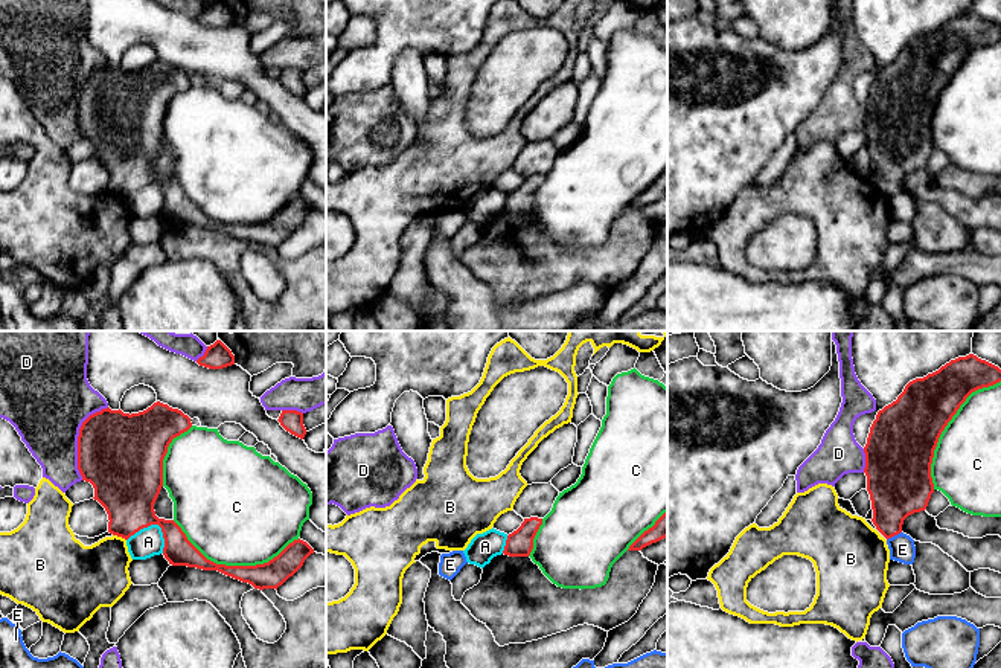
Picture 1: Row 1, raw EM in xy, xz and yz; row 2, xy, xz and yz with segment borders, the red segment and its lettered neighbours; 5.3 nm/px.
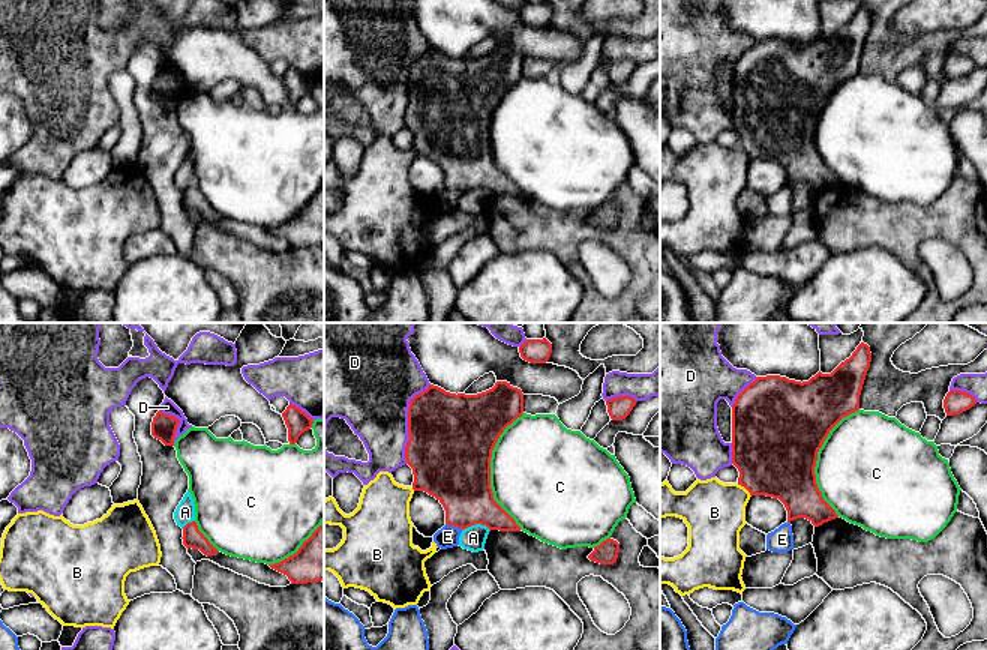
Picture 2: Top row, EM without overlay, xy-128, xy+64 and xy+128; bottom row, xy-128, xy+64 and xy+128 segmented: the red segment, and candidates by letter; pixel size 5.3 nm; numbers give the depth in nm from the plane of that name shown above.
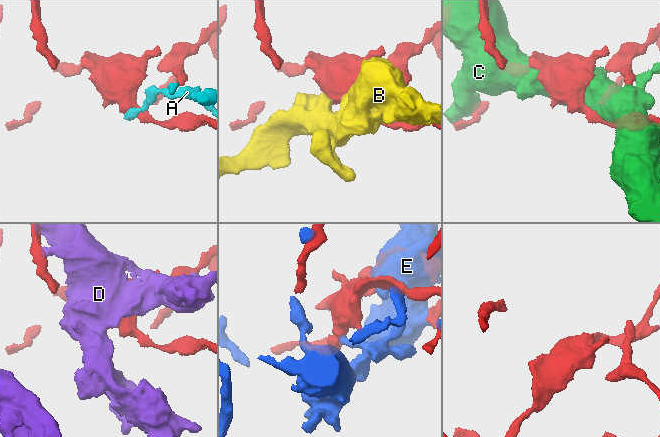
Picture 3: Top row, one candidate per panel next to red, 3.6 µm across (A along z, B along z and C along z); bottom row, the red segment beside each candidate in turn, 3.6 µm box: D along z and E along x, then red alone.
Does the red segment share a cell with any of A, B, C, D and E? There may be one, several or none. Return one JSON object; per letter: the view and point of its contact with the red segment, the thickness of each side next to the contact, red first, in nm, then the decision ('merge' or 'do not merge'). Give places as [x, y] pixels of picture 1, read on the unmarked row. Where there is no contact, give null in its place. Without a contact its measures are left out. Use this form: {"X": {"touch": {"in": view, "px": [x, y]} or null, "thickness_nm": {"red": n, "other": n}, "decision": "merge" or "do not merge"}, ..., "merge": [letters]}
{"A": {"touch": {"in": "xy", "px": [153, 182]}, "thickness_nm": {"red": 360, "other": 160}, "decision": "do not merge"}, "B": {"touch": {"in": "xy", "px": [119, 194]}, "thickness_nm": {"red": 300, "other": 320}, "decision": "do not merge"}, "C": {"touch": {"in": "xy", "px": [235, 224]}, "thickness_nm": {"red": 140, "other": 500}, "decision": "do not merge"}, "D": {"touch": {"in": "xy", "px": [78, 98]}, "thickness_nm": {"red": 440, "other": 420}, "decision": "do not merge"}, "E": {"touch": {"in": "yz", "px": [893, 194]}, "thickness_nm": {"red": 300, "other": 140}, "decision": "do not merge"}, "merge": []}

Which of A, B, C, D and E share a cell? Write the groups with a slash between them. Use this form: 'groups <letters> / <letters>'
groups A / B / C / D / E

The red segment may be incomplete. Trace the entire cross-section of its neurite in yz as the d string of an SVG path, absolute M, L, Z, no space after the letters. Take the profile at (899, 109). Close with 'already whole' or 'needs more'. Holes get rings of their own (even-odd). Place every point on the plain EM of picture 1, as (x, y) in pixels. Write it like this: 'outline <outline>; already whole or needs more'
outline M969 12L910 40L896 59L878 70L864 105L864 131L873 168L871 180L887 198L902 191L908 174L926 168L934 151L931 136L934 108L948 81L972 50L999 40L998 24Z; already whole

